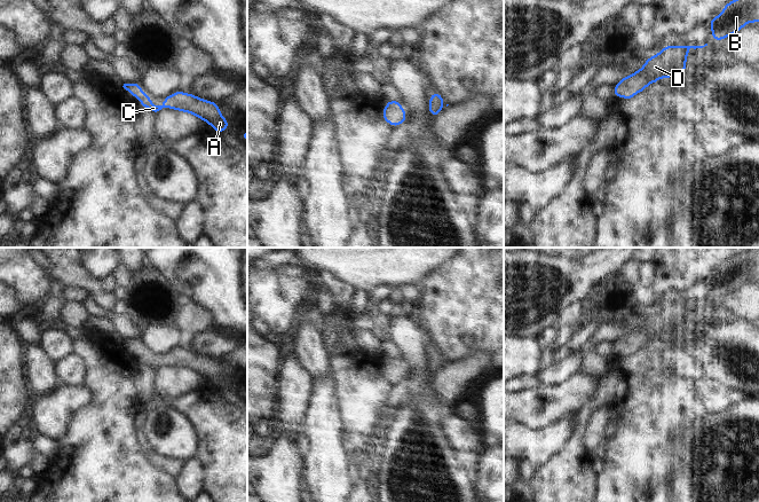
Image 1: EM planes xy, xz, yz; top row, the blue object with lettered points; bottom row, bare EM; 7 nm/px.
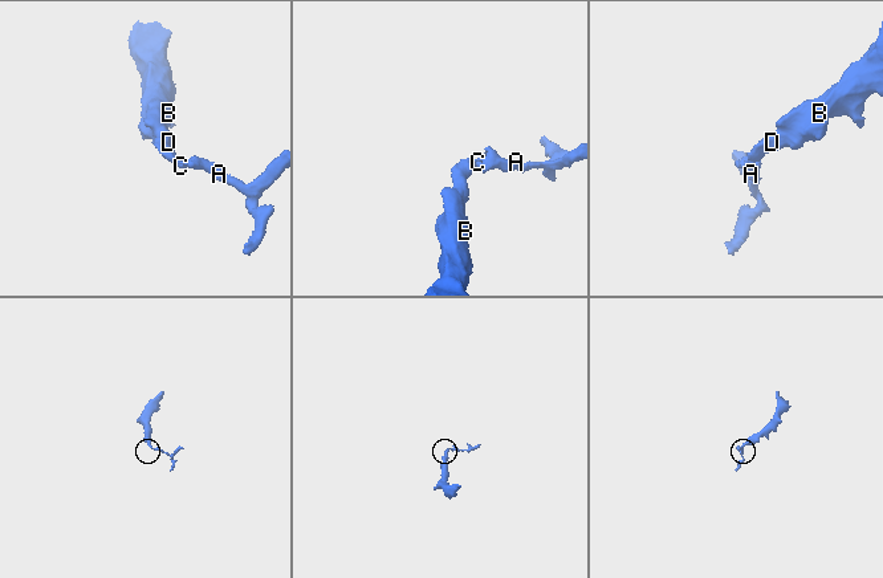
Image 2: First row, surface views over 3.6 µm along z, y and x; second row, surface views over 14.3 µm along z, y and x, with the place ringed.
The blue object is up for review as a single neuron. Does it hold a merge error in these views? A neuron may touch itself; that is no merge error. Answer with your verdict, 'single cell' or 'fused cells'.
single cell

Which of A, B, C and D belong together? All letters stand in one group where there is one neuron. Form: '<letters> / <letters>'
A B C D

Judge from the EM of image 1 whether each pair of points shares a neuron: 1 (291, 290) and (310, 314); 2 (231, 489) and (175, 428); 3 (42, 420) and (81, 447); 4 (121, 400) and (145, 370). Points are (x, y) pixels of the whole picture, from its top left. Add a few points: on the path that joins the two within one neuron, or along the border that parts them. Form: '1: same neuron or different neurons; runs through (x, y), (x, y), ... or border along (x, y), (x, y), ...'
1: different neurons; border along (314, 305), (307, 306), (301, 312)
2: different neurons; border along (190, 424), (198, 440), (196, 455)
3: different neurons; border along (77, 410), (65, 433), (56, 440)
4: different neurons; border along (133, 376), (132, 382)

